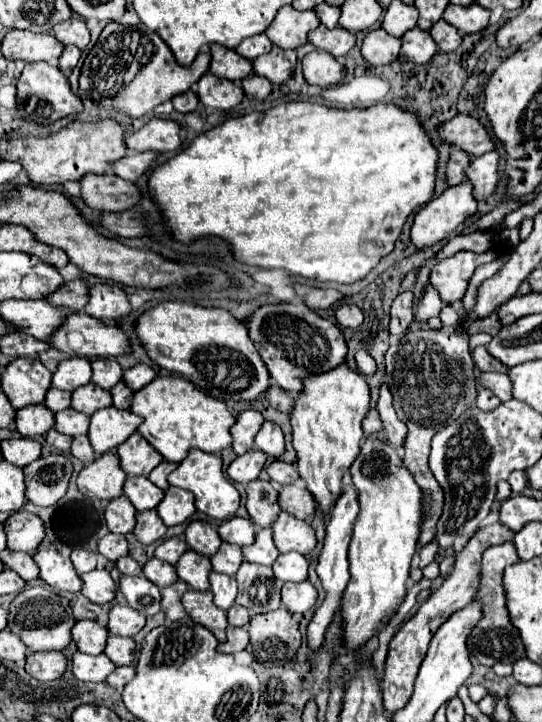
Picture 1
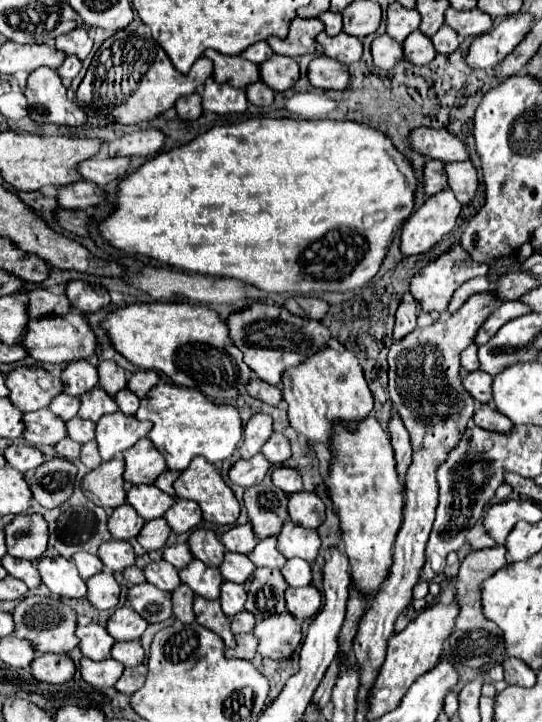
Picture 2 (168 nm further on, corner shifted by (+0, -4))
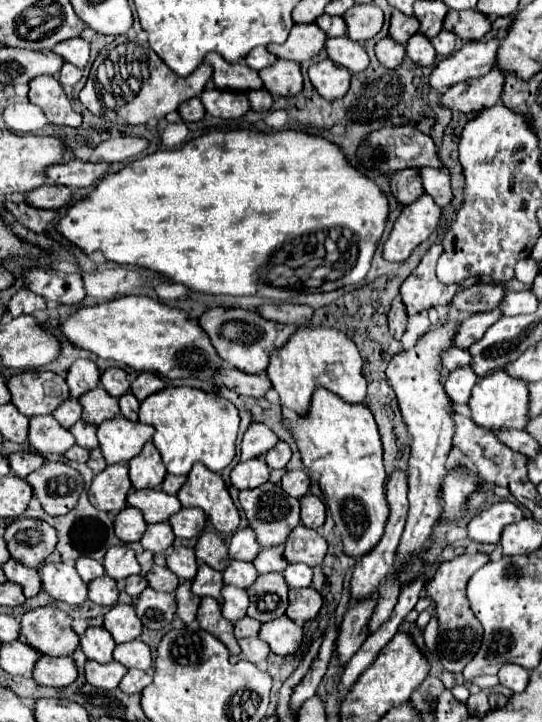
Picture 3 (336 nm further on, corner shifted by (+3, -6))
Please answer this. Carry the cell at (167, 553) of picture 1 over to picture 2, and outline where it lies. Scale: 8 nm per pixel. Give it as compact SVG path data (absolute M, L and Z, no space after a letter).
M171 544L171 546L167 546L167 548L163 550L163 558L165 558L167 562L171 562L177 570L185 568L185 566L193 560L187 544Z

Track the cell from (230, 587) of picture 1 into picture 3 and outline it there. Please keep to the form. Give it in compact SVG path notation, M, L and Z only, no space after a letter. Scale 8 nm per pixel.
M224 586L222 588L222 598L224 598L222 614L224 614L226 620L236 622L236 620L246 616L246 608L248 608L248 594L246 594L246 590L236 588L236 586Z

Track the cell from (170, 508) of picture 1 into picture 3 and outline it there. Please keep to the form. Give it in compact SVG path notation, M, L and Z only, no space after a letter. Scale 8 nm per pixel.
M182 508L180 512L172 514L168 522L178 538L194 538L202 532L206 524L206 516L204 510L200 508Z

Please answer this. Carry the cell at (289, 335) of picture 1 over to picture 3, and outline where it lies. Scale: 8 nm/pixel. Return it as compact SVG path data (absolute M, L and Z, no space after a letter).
M210 308L204 312L204 316L198 320L208 336L212 338L212 344L216 346L218 354L236 366L238 370L246 374L262 374L268 370L270 354L284 346L284 342L296 332L296 324L278 324L264 320L258 312L242 310L242 308Z

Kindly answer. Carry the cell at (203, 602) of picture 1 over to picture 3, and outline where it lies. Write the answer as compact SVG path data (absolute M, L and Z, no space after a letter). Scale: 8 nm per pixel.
M204 598L200 602L196 620L200 622L202 630L208 630L212 636L216 636L220 642L224 642L232 654L240 654L240 646L232 634L232 622L222 616L220 604L214 598Z

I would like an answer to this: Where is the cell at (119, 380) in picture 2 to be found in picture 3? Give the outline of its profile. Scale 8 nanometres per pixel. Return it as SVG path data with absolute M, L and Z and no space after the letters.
M108 368L106 372L102 372L100 382L106 388L106 392L112 394L114 398L120 398L122 394L126 394L130 390L130 382L122 368Z

